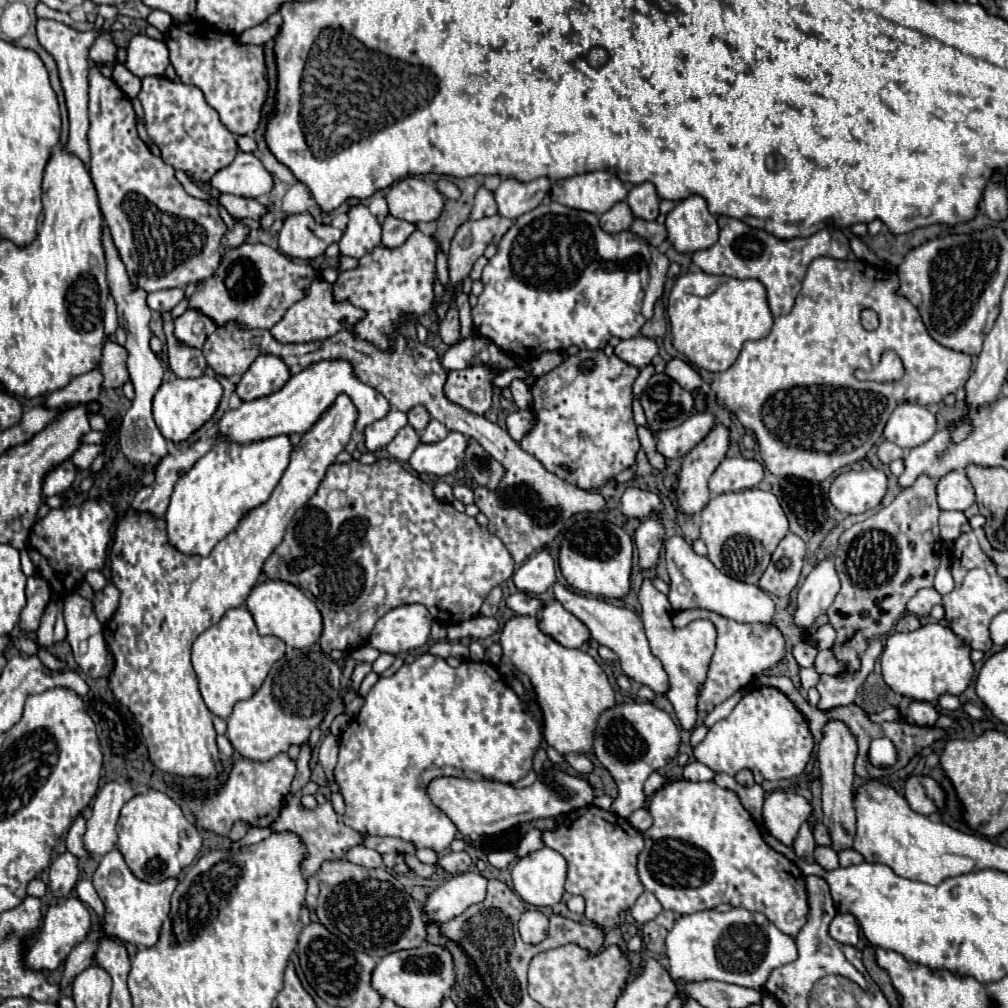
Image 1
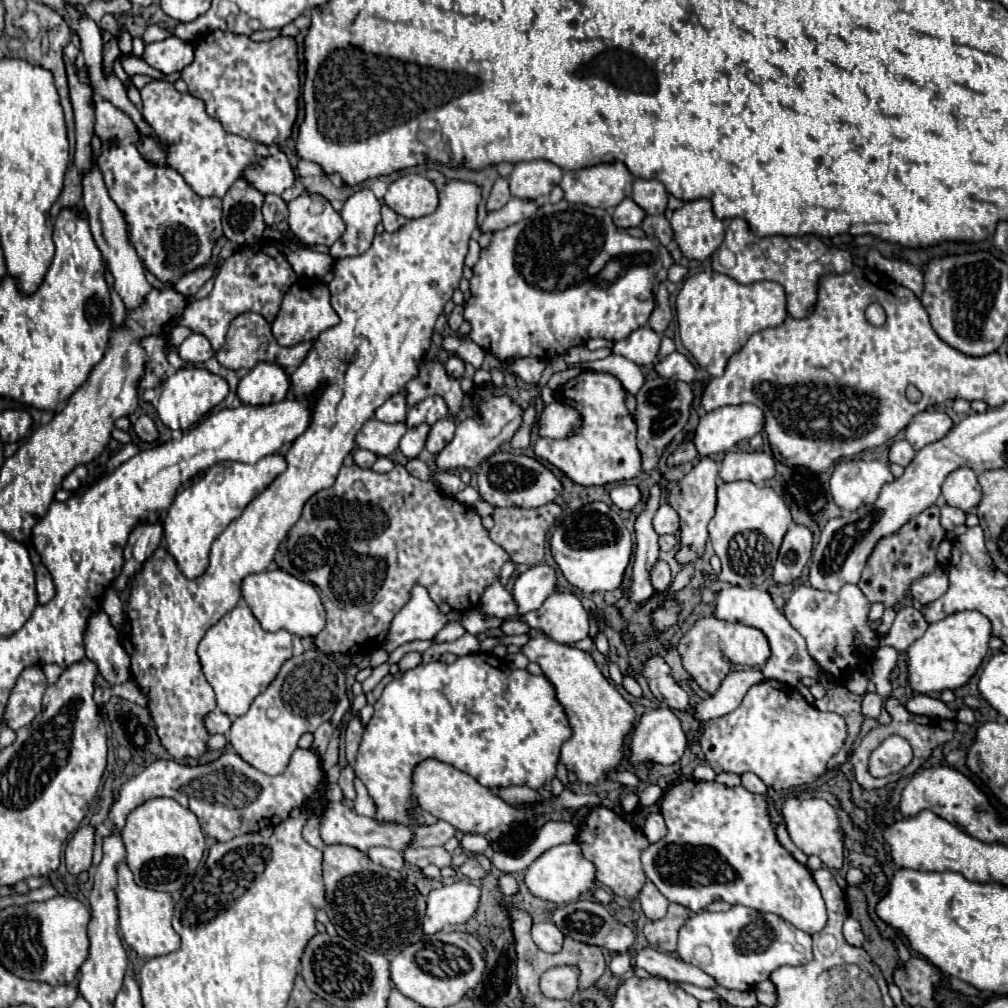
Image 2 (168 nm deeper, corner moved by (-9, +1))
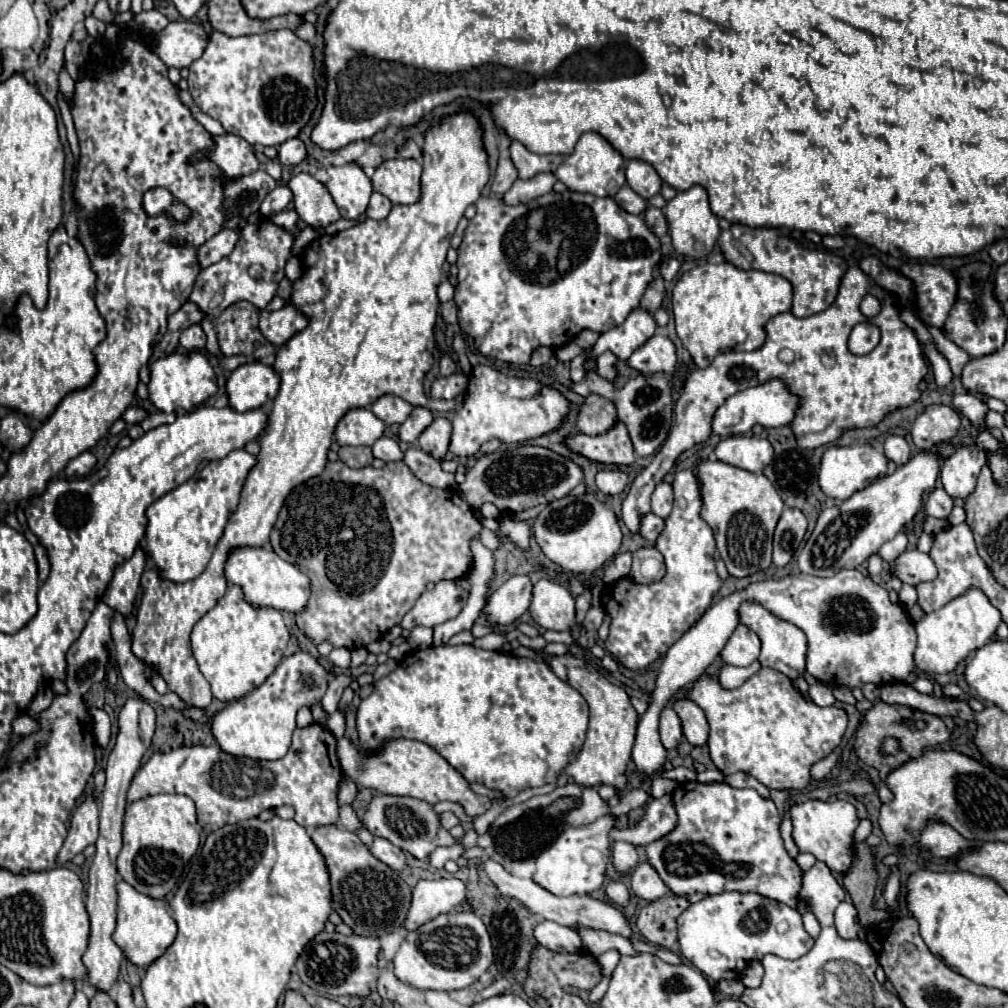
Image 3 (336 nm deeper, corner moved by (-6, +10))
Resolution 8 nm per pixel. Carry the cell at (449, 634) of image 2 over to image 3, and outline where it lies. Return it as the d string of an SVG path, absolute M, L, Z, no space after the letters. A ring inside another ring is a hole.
M415 626L411 630L411 636L409 636L409 644L411 648L419 650L419 648L429 648L431 646L431 640L433 640L433 630L431 628L423 628L423 626Z

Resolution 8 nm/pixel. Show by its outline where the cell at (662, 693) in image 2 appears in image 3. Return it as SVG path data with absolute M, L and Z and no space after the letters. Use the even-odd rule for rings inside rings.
M691 700L673 702L673 708L681 718L687 742L691 746L705 746L707 738L709 738L709 724L707 724L703 710Z

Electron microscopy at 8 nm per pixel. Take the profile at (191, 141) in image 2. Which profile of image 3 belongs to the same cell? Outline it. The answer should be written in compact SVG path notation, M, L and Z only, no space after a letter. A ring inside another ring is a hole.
M227 134L227 136L217 136L213 140L215 140L215 150L197 152L193 156L193 162L197 162L203 154L209 154L219 164L223 174L231 178L245 176L259 170L259 162L255 160L253 146L247 144L243 138L235 134Z

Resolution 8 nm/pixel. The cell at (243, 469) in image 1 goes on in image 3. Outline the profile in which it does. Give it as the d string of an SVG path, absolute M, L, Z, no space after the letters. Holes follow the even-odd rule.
M233 450L223 460L205 466L201 476L197 472L193 478L163 494L145 510L147 528L143 548L163 580L183 584L205 570L219 538L223 536L223 528L231 512L239 504L239 492L251 464L255 464L255 456L245 450Z

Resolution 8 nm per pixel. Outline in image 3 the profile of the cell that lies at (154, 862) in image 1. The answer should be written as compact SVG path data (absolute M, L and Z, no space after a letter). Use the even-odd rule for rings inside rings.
M155 794L131 802L123 822L123 848L117 858L119 876L137 892L163 900L177 888L185 864L197 852L199 830L195 804L181 794Z

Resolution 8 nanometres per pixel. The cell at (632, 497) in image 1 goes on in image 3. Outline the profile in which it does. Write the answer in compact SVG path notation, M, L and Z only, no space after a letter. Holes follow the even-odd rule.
M599 470L595 484L603 494L621 494L627 486L627 474L621 470Z

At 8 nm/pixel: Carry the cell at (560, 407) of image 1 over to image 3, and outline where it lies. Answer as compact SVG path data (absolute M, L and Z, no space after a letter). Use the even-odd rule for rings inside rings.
M617 422L609 432L601 436L577 434L565 440L565 444L589 460L597 460L603 464L633 464L633 446L627 436L627 428L623 422Z

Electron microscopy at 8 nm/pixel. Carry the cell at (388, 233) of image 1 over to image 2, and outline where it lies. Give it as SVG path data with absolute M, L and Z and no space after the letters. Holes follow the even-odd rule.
M384 205L384 207L382 207L382 223L384 223L384 229L386 229L388 233L394 233L394 231L398 231L402 225L406 225L406 217L394 213L390 207Z

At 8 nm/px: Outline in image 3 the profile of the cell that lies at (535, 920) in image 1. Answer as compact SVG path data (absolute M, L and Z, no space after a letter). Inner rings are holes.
M543 920L535 928L535 938L543 948L549 948L553 952L579 952L583 948L579 934L573 928L561 926L551 920Z

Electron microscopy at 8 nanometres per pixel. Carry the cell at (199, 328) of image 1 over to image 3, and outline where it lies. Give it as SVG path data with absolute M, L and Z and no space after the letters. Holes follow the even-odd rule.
M267 218L245 226L243 236L239 238L239 244L235 246L235 250L229 256L225 256L223 260L215 262L199 272L189 300L195 302L207 316L219 316L227 306L231 306L239 300L247 300L263 310L277 294L277 286L283 280L285 262L291 258L291 246L293 246L293 234L289 230L273 224ZM251 266L259 266L259 272L253 276L251 276ZM219 290L223 292L223 298L219 304L213 304Z

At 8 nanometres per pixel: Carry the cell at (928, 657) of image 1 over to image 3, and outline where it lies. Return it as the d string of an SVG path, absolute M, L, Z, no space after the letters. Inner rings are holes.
M969 588L965 594L953 598L943 608L927 614L917 628L917 648L915 648L915 664L923 672L931 674L947 674L955 670L955 666L965 660L975 648L987 644L1001 622L1001 612L989 602L989 598L979 588Z

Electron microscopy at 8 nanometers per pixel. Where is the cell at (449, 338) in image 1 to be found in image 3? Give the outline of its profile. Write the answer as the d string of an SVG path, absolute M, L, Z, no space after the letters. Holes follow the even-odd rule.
M453 300L441 304L439 310L441 310L441 318L443 318L445 324L455 324L457 322L457 308L455 308L455 302Z

